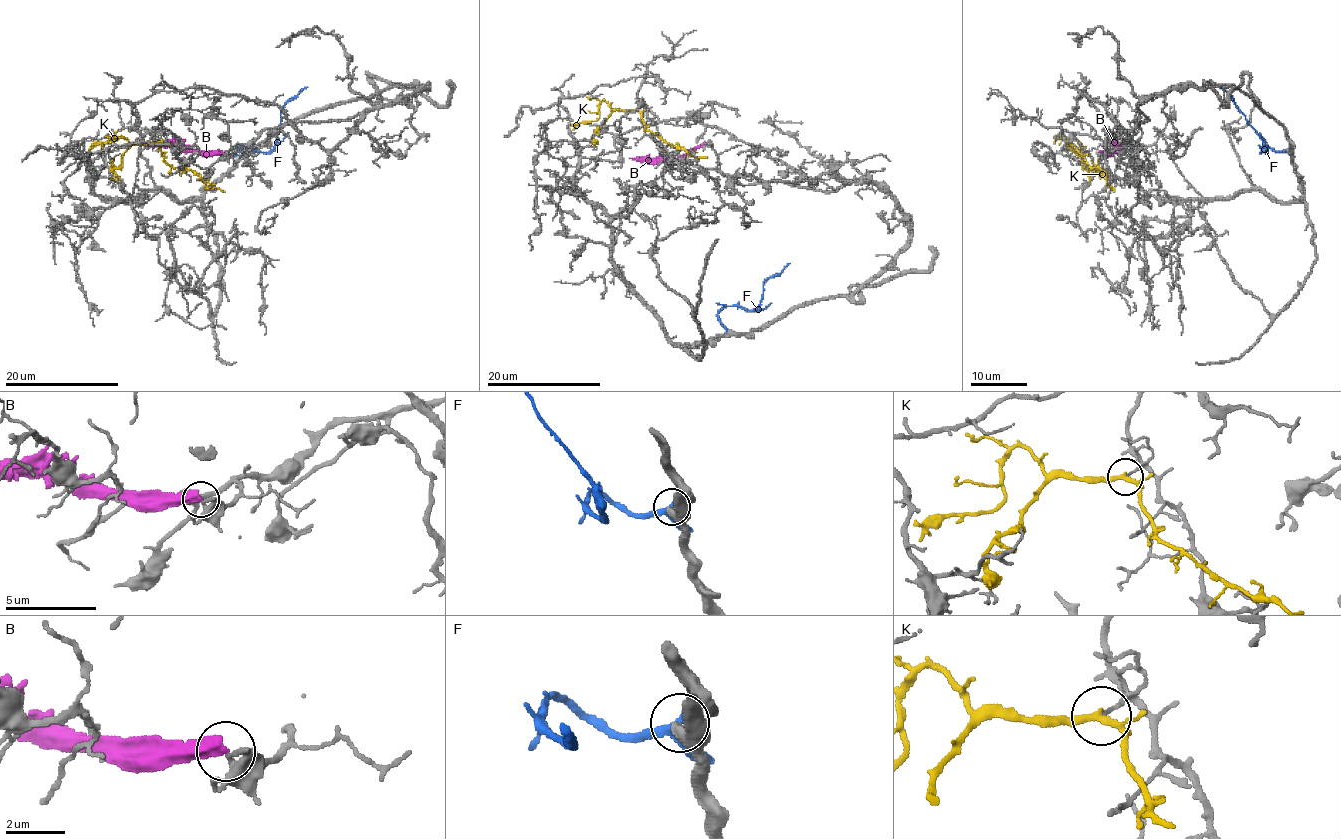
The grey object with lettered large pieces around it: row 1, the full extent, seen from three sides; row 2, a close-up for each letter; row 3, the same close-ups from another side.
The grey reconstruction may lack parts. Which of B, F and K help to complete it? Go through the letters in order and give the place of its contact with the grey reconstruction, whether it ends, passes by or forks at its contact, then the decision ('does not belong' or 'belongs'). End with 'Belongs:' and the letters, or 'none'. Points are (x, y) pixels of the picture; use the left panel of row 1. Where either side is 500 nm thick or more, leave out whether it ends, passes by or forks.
B: contact (223, 153); it ends; does not belong
F: contact (246, 149); does not belong
K: contact (154, 141); it forks; does not belong
Belongs: none

